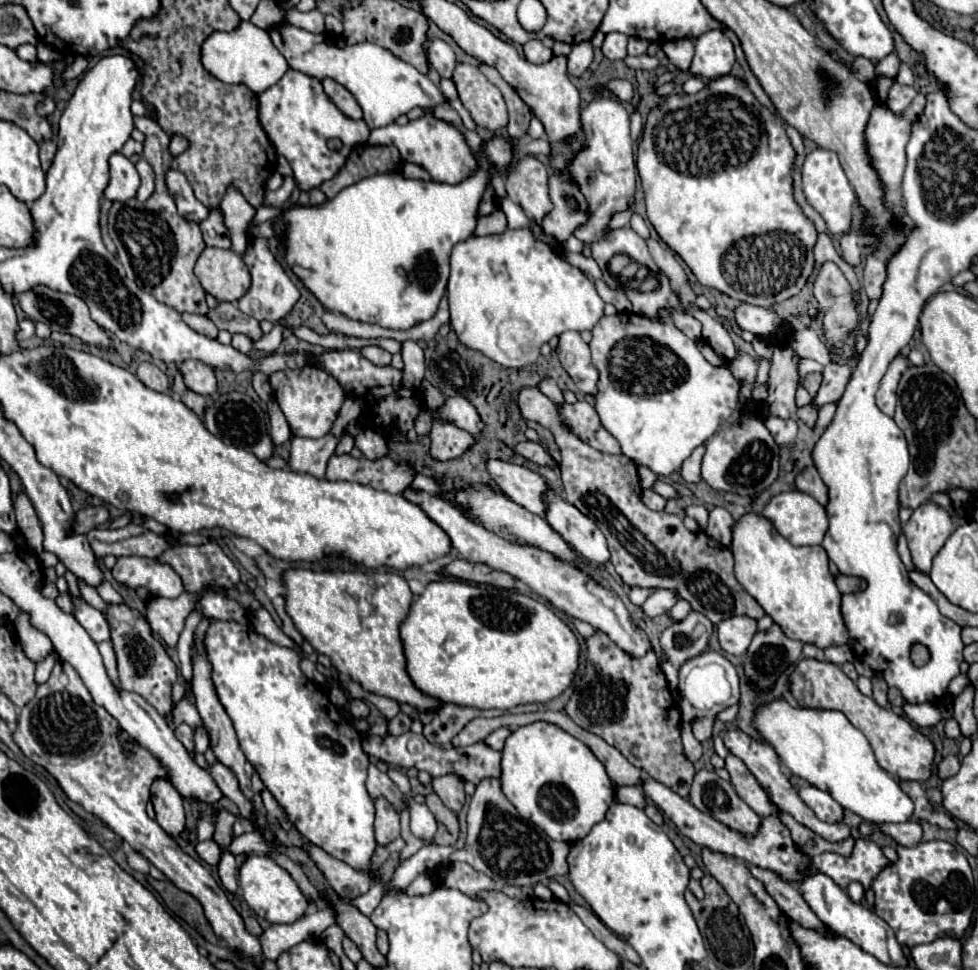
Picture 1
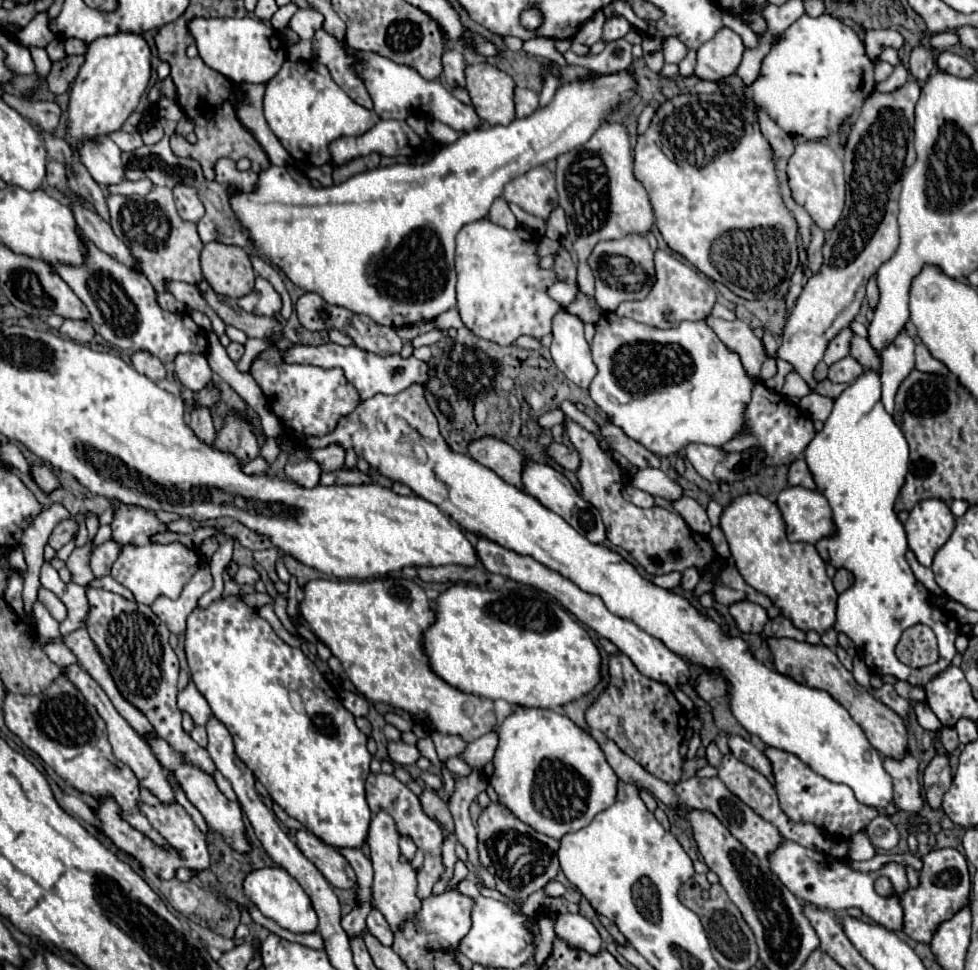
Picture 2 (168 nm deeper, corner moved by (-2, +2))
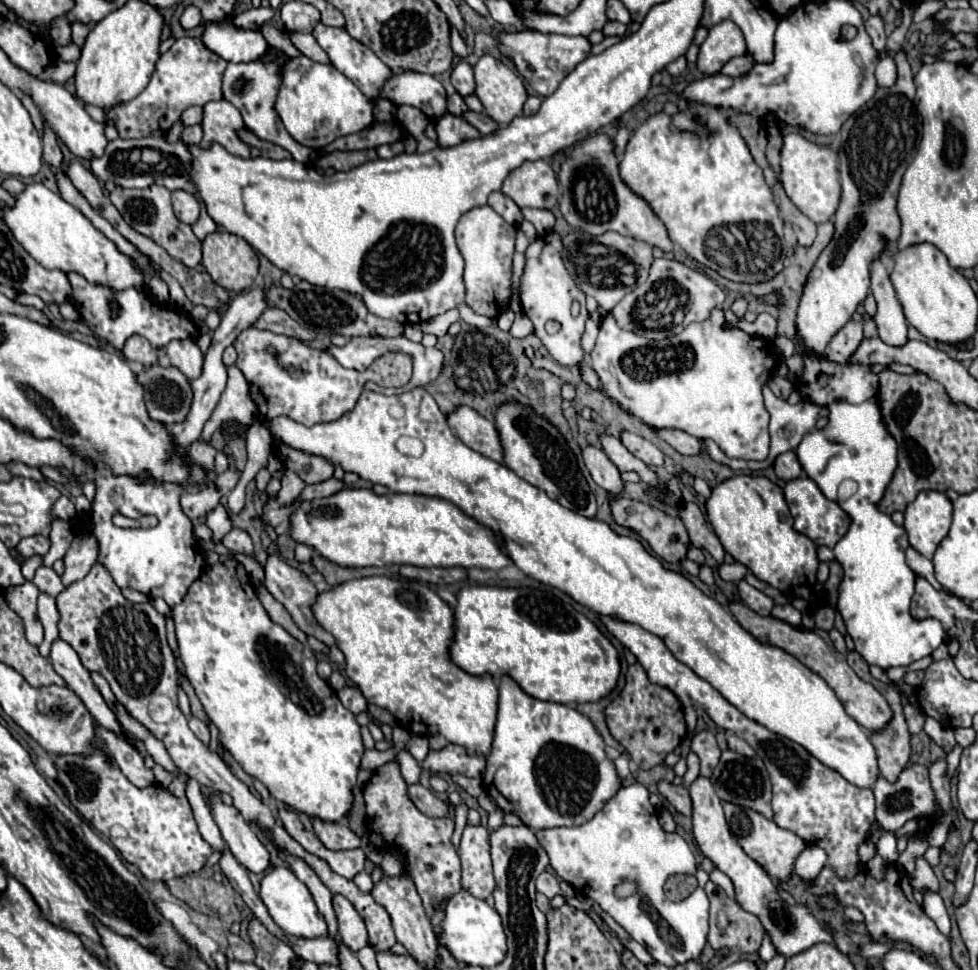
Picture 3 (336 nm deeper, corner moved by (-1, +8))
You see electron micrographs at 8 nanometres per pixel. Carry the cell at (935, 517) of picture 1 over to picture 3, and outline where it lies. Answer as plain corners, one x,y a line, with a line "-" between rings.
920,492
916,500
908,504
904,518
910,546
922,556
932,558
952,524
952,502
942,492

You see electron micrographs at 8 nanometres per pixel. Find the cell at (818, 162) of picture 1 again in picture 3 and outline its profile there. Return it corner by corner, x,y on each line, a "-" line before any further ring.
784,134
780,150
780,178
788,198
812,222
828,222
838,210
840,180
838,180
838,154
826,146
808,142
800,134

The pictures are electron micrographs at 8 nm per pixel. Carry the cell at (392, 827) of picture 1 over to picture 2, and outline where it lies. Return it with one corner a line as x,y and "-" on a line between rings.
379,810
373,816
371,826
369,826
367,844
371,848
371,860
373,860
373,868
375,868
375,882
373,882
375,908
385,916
391,930
395,930
395,926
399,926
399,922
403,922
403,918
407,918
407,914
415,914
415,910
419,910
421,900
415,896
415,890
417,890
415,870
411,868
411,864
399,864
399,856
401,856
399,832
397,832
395,820
385,810

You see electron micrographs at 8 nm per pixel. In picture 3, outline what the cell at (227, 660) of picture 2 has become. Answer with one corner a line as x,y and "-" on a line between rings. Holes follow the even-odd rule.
226,558
204,568
184,600
172,608
172,616
184,674
232,758
290,808
312,818
344,820
352,808
352,788
364,754
360,726
356,716
342,706
336,692
318,676
316,656
310,646
300,644
280,624
270,620
242,562
-
258,646
264,646
264,652
258,652

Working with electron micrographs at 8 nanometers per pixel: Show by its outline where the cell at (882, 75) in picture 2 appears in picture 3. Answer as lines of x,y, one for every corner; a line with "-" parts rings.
882,56
882,60
878,62
876,66
876,80
878,80
878,86
880,88
890,88
896,84
896,64
890,56

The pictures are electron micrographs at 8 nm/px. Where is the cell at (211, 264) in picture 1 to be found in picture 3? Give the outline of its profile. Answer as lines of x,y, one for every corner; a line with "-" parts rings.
222,230
212,232
202,242
202,254
204,254
202,264
218,286
222,286
222,288
226,288
228,292
234,292
234,294
240,294
240,292
252,288
252,284
258,276
260,262
258,262
258,254
254,252
254,248
244,238
234,236
230,232
222,232

